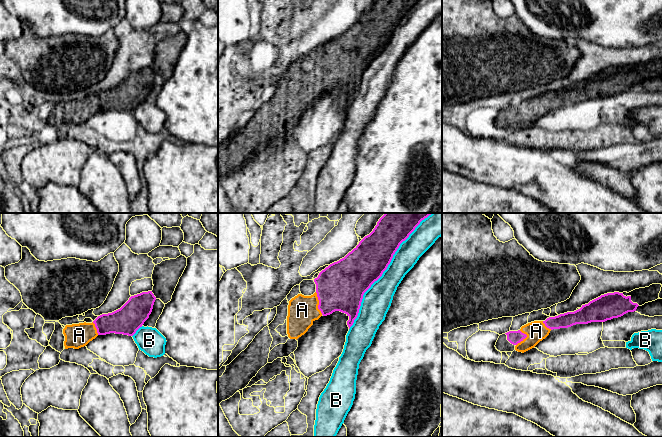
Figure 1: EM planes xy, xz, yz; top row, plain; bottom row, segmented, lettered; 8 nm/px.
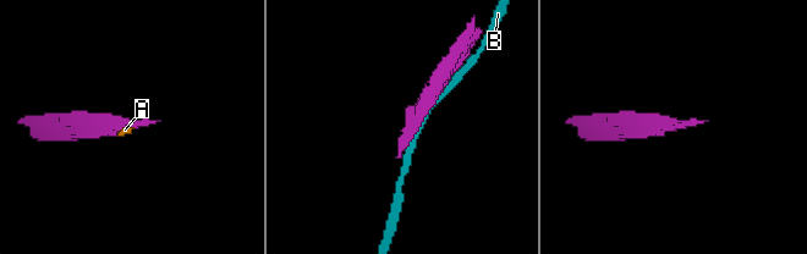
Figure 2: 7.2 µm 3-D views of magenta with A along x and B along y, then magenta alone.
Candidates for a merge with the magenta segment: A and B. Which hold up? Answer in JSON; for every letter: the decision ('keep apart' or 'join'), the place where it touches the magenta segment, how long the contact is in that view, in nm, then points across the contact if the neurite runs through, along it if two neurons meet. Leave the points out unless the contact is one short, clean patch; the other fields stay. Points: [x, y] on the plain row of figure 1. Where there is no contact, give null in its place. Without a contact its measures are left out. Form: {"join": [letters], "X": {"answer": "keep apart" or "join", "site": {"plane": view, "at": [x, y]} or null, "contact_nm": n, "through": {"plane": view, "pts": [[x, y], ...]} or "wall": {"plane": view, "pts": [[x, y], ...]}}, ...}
{"join": ["A"], "A": {"answer": "join", "site": {"plane": "xz", "at": [319, 79]}, "contact_nm": 190, "through": {"plane": "xz", "pts": [[340, 63], [325, 77], [319, 79], [311, 84], [302, 86]]}}, "B": {"answer": "keep apart", "site": {"plane": "xz", "at": [379, 53]}, "contact_nm": 1000}}

